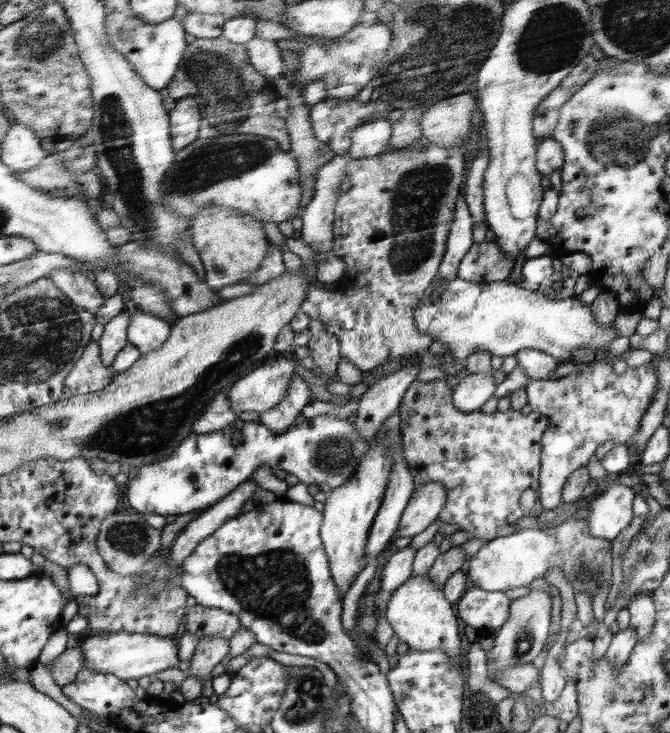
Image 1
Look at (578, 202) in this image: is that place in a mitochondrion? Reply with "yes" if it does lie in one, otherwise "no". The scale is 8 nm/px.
no

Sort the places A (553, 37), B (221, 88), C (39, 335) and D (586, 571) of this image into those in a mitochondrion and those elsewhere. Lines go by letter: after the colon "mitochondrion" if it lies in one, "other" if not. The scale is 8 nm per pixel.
A: mitochondrion
B: mitochondrion
C: mitochondrion
D: mitochondrion

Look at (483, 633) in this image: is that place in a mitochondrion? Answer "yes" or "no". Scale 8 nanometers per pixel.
no

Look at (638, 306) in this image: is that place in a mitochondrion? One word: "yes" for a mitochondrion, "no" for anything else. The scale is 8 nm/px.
no

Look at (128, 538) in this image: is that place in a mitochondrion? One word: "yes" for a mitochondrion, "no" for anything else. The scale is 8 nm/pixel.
yes

